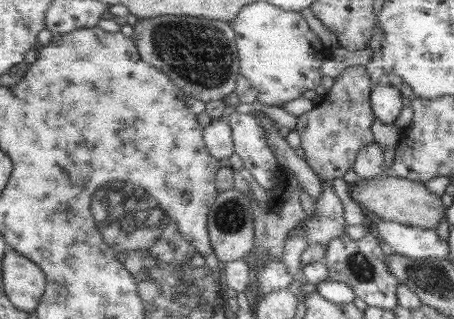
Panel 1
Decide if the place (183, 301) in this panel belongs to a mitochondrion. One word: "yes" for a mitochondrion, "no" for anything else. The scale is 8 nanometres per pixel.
yes

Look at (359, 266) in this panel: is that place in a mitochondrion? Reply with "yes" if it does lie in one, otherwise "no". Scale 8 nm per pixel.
yes

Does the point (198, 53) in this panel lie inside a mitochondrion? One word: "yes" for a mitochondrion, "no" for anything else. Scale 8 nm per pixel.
yes

